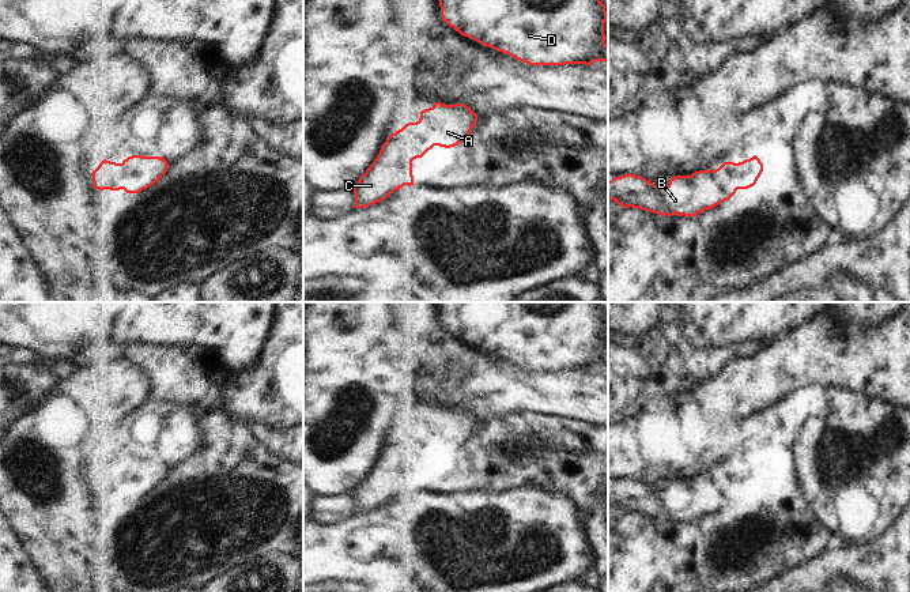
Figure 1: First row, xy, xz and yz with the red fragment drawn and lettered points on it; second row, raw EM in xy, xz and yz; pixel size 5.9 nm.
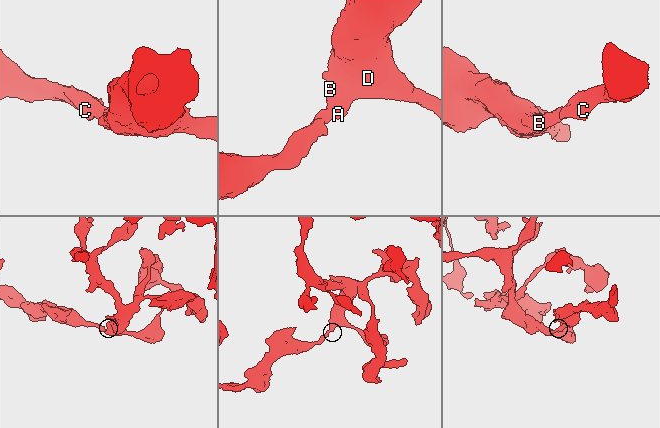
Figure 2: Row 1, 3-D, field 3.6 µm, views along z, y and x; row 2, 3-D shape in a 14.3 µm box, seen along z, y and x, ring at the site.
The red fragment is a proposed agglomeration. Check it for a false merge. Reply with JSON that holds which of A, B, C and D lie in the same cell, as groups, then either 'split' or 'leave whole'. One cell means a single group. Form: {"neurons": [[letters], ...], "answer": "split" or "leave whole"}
{"neurons": [["A", "B", "C", "D"]], "answer": "leave whole"}

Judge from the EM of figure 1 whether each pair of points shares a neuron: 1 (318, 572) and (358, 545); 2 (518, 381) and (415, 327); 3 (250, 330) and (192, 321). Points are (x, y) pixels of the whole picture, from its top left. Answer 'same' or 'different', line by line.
1: same
2: same
3: same

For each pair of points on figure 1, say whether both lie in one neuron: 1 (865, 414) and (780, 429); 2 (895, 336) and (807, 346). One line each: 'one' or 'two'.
1: two
2: one

